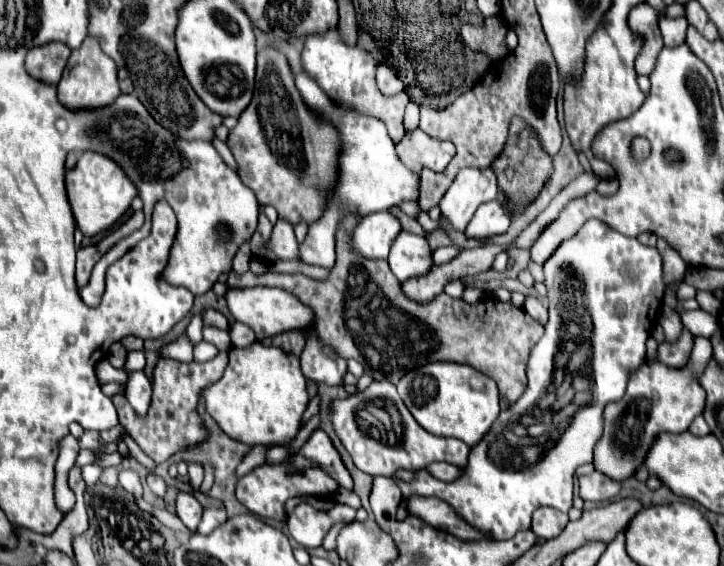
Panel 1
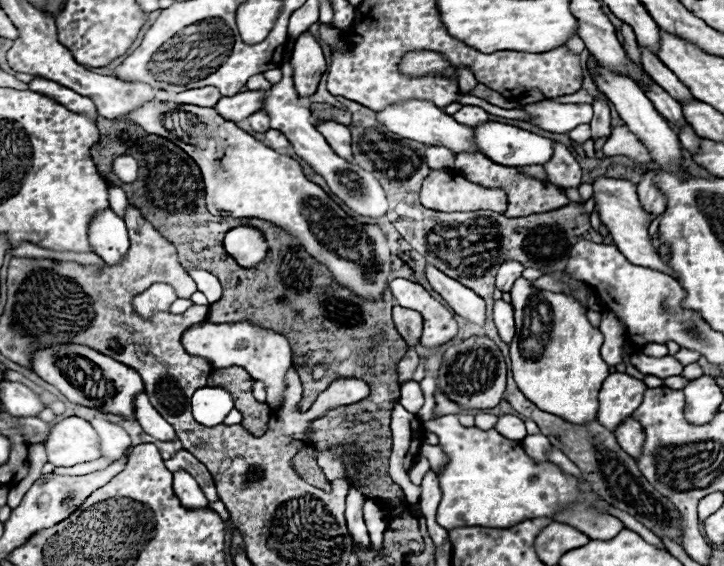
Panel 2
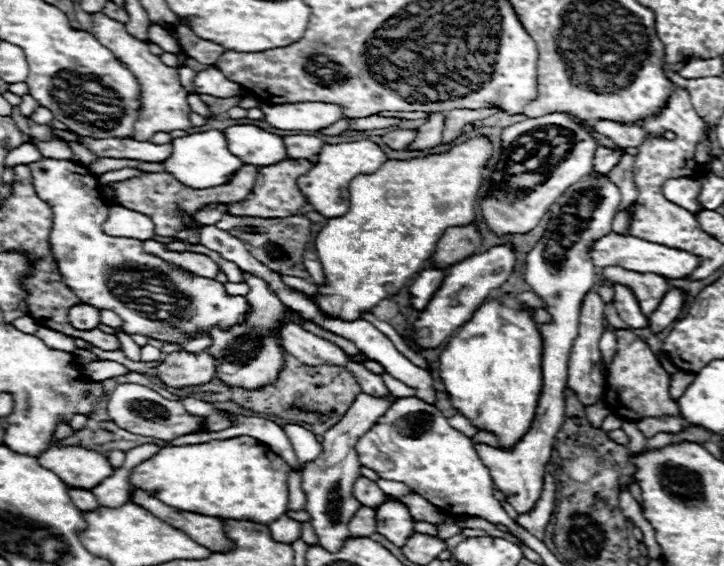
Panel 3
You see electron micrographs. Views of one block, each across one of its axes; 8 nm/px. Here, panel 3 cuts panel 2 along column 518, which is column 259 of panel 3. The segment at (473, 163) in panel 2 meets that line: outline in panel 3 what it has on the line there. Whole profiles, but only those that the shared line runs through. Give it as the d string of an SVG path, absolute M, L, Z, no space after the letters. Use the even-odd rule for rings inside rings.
M282 160L278 164L262 166L258 170L258 178L252 192L242 202L228 204L226 212L232 216L258 216L258 218L286 218L286 216L298 214L298 208L306 204L306 200L296 188L296 180L312 168L314 164L310 164L308 160ZM290 162L296 162L296 164L290 164Z

